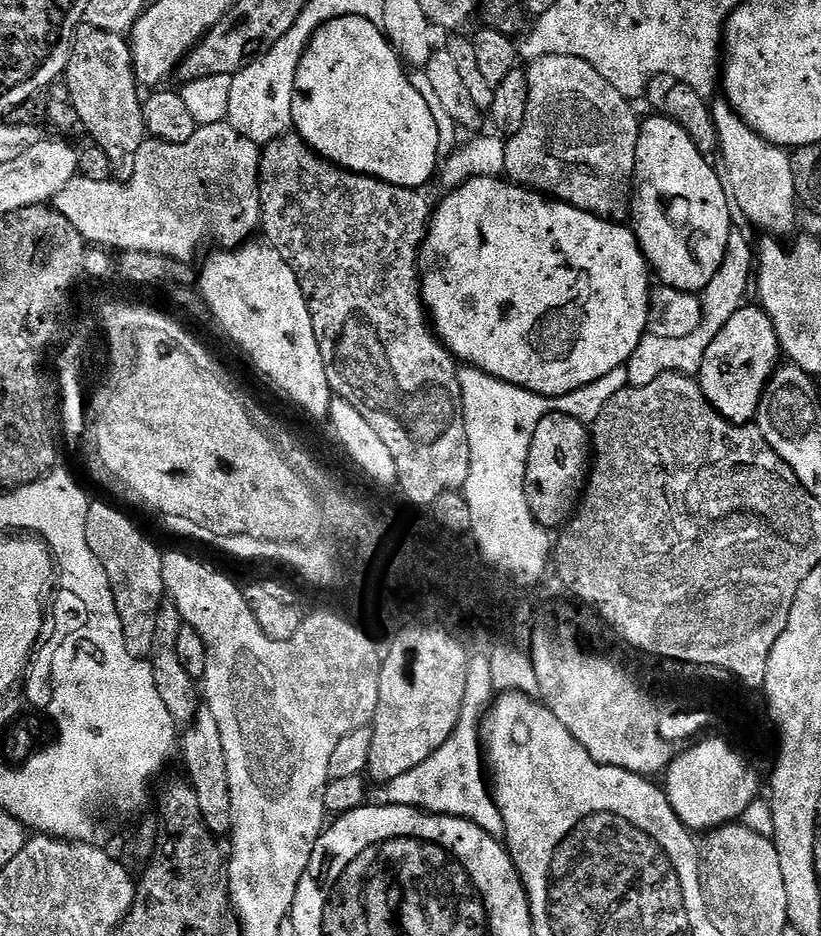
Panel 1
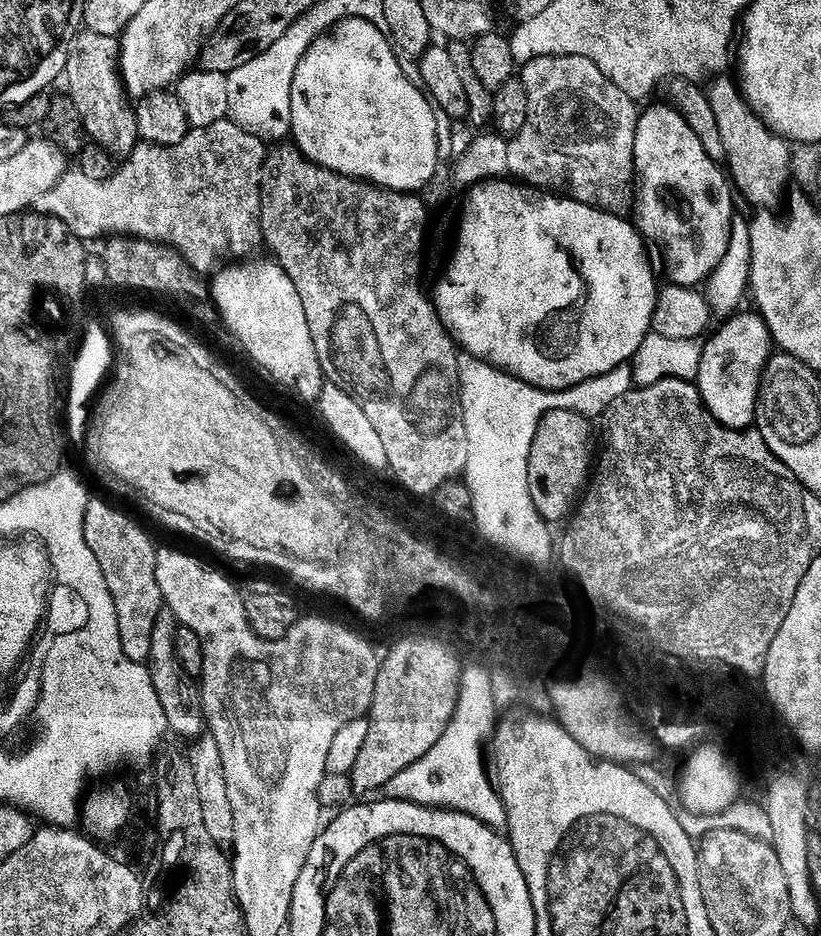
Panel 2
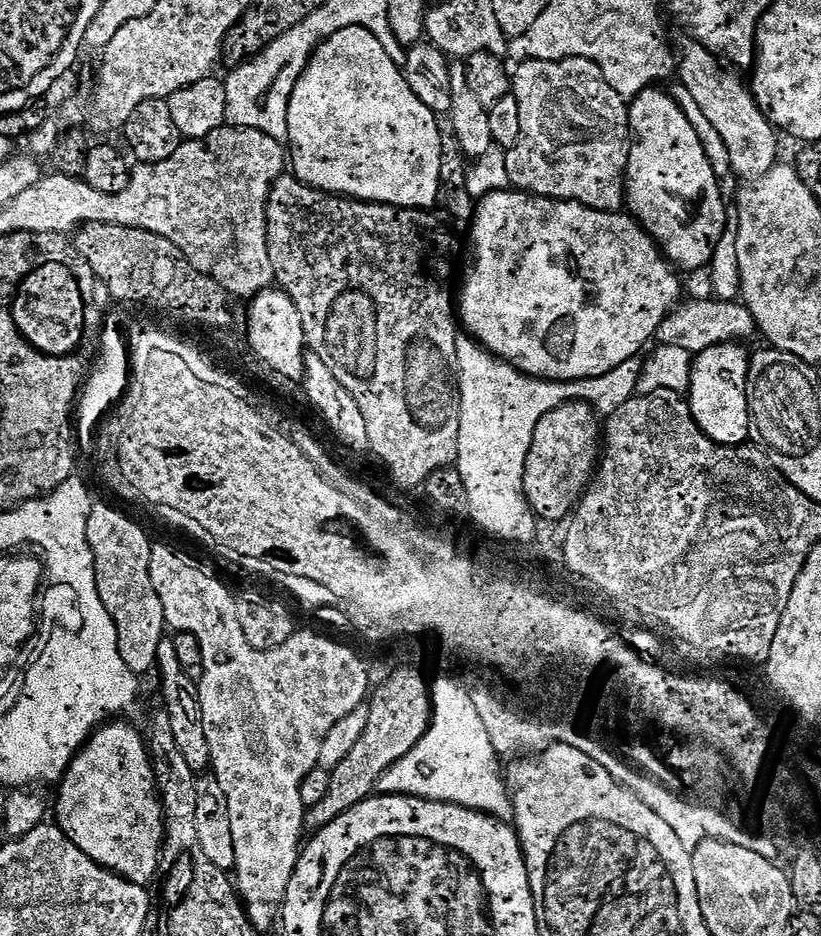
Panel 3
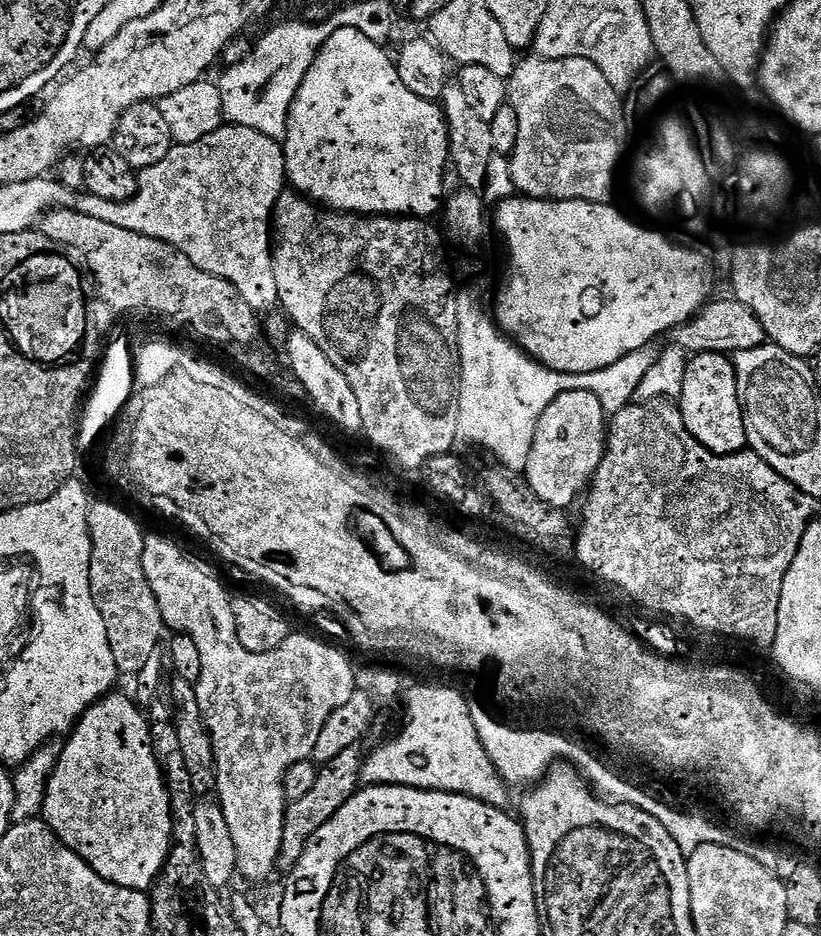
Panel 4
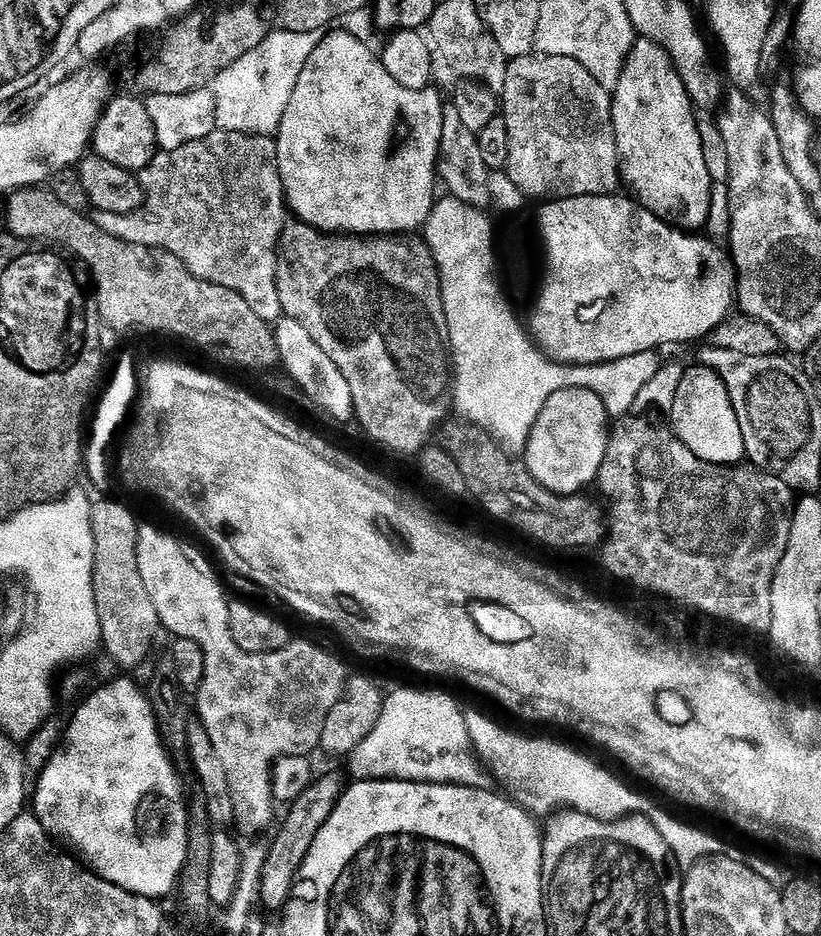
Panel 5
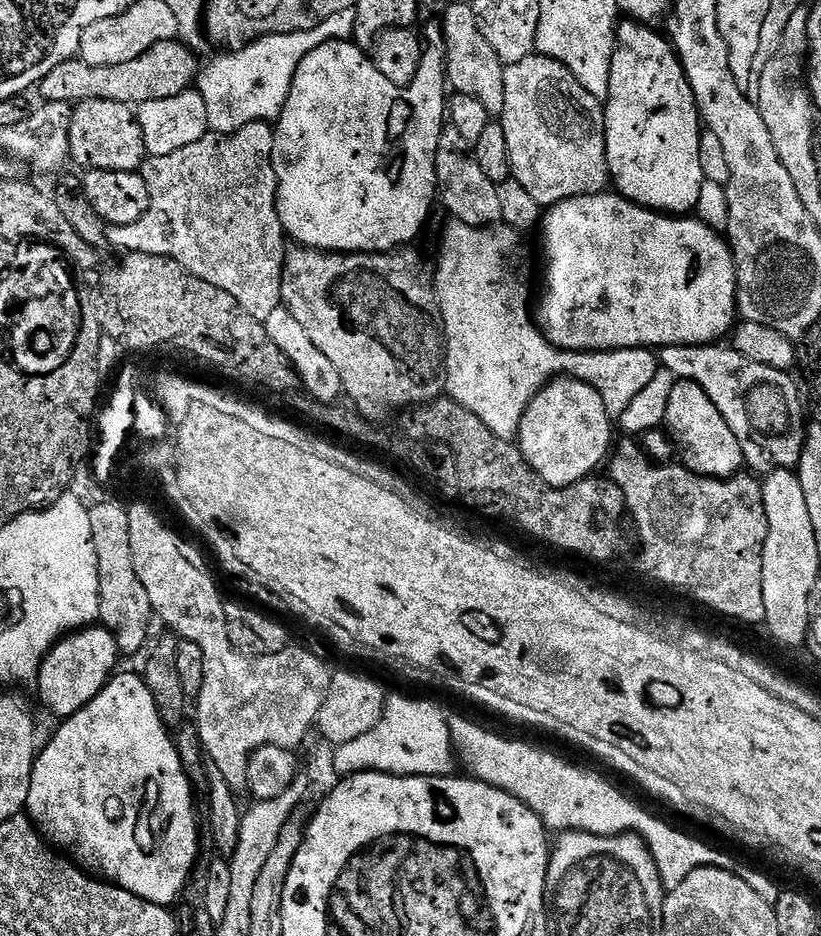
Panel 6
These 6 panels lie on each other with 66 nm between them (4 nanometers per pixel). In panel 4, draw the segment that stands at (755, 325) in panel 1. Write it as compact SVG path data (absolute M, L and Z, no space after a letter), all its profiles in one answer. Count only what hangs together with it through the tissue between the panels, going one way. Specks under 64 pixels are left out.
M697 352L686 366L685 382L678 399L684 425L702 446L719 456L742 452L748 448L744 405L740 403L736 365L731 355L723 352Z

